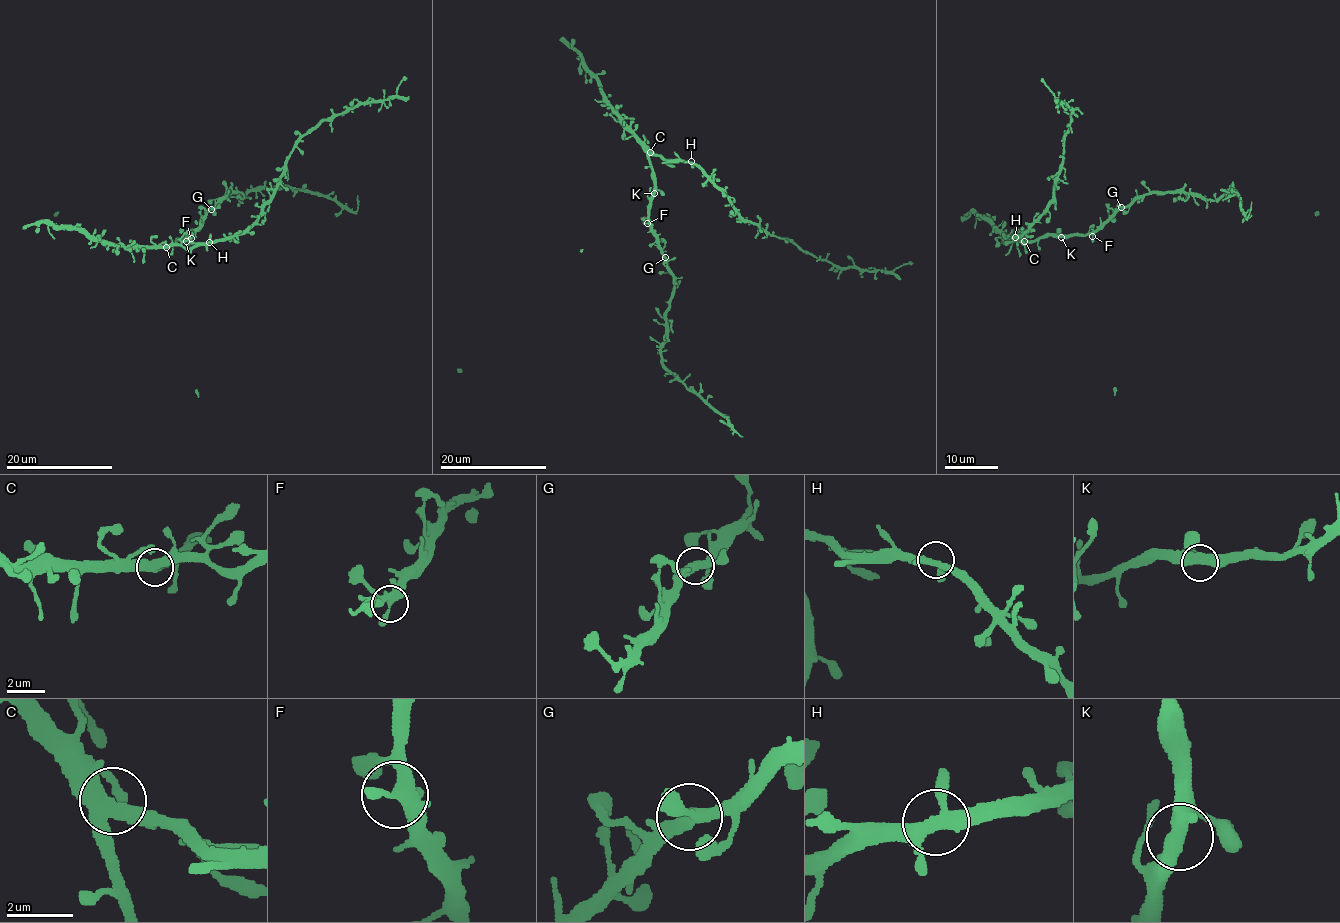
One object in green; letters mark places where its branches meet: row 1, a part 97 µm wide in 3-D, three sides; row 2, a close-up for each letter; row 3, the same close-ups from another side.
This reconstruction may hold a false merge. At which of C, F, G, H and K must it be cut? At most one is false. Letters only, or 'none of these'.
none of these

